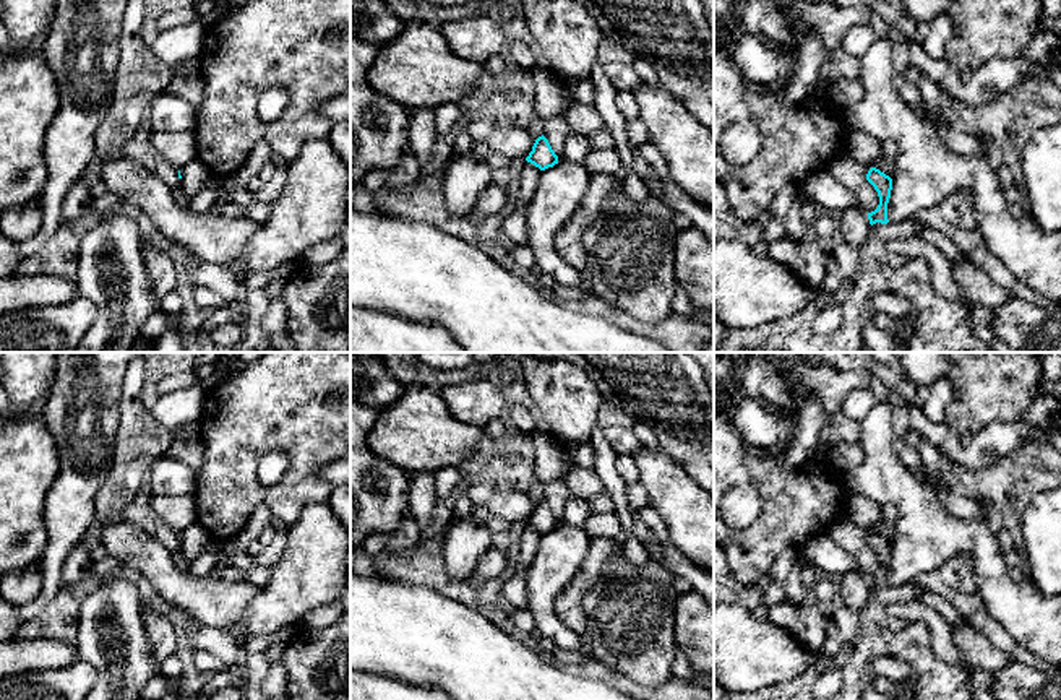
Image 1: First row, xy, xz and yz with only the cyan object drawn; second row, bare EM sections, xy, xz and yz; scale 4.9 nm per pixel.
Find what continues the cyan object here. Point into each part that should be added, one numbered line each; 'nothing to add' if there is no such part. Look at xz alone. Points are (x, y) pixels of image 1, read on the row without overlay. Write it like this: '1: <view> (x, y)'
nothing to add

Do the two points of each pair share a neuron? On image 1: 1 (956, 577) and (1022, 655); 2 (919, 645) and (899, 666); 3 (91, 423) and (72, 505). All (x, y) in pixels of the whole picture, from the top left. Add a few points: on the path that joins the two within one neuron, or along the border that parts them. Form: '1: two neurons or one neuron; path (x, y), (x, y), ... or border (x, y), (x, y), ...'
1: one neuron; path (966, 598), (970, 608), (1001, 639)
2: two neurons; border (889, 655), (907, 665), (907, 679)
3: one neuron; path (86, 444), (85, 473), (77, 484)

